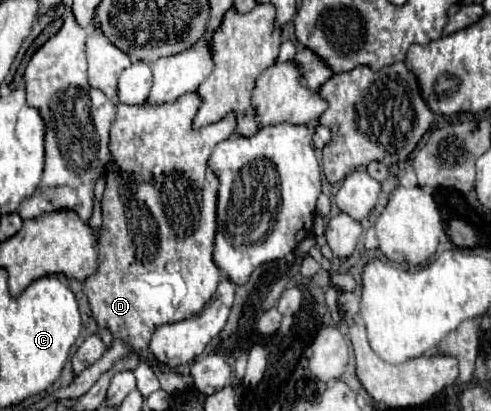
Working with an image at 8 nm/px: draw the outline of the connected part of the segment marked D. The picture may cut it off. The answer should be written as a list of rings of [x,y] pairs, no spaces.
[[[187,93],[169,105],[119,105],[117,119],[111,125],[109,149],[115,171],[107,177],[101,203],[103,227],[99,239],[99,267],[85,281],[83,293],[89,299],[97,325],[109,329],[115,339],[123,339],[131,351],[147,351],[157,327],[199,313],[213,297],[221,279],[221,271],[213,265],[217,177],[209,173],[207,159],[219,141],[235,133],[235,113],[229,113],[219,123],[193,129],[191,121],[197,113],[197,105],[201,105],[197,93]]]

